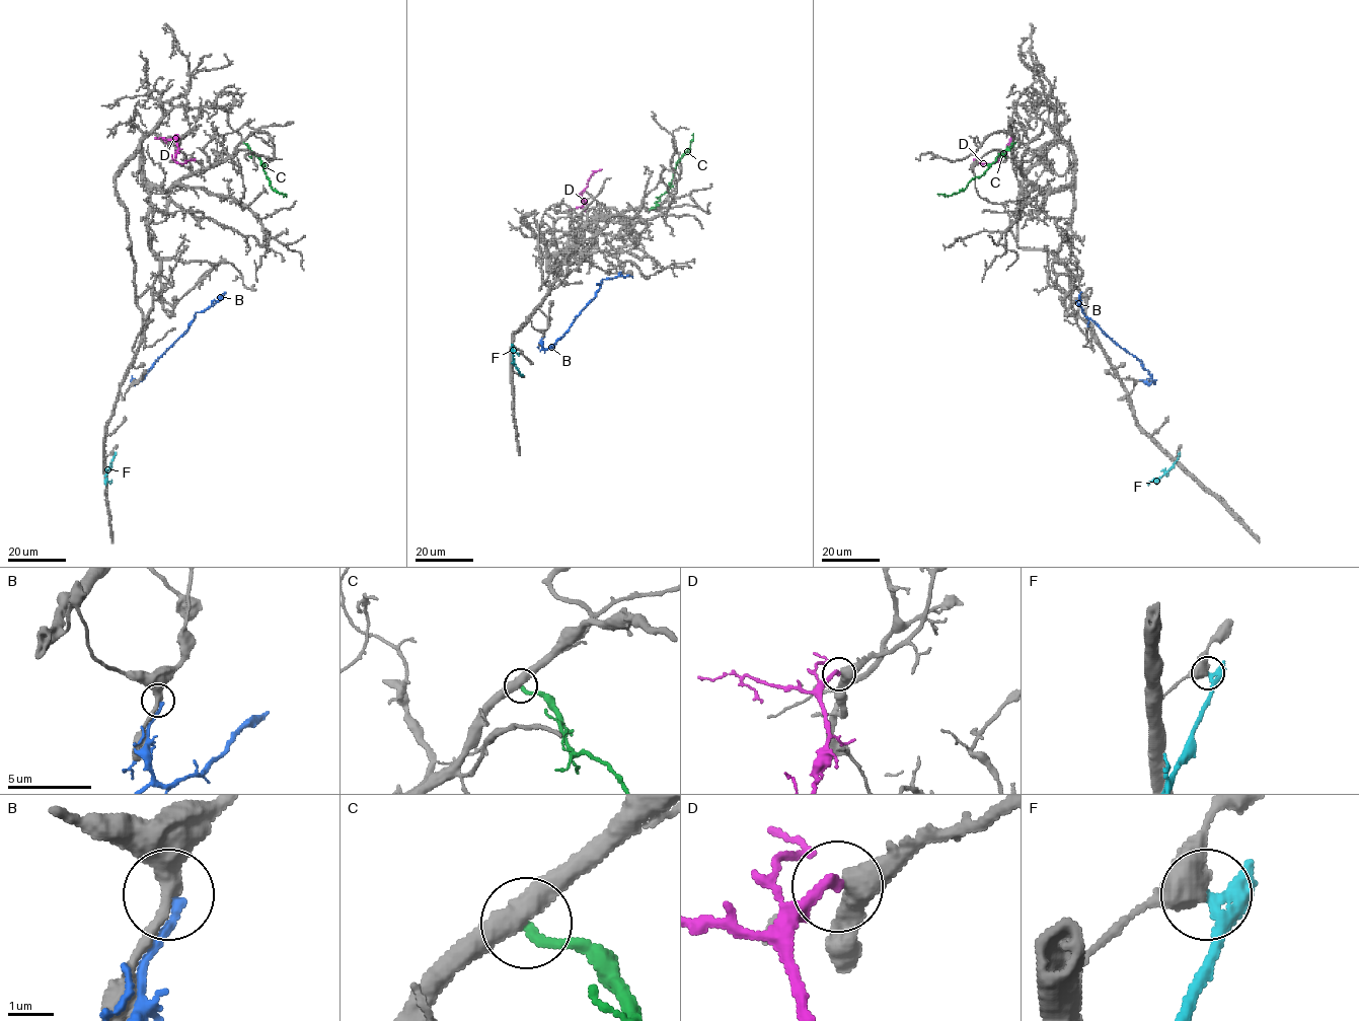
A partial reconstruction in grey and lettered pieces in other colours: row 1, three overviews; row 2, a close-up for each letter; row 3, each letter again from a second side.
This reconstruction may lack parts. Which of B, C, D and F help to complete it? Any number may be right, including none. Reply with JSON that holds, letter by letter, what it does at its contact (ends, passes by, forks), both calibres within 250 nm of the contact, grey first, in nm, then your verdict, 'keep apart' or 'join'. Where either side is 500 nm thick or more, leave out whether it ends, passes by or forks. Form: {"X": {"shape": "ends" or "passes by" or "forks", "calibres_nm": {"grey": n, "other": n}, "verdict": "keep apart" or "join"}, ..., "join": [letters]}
{"B": {"shape": "ends", "calibres_nm": {"grey": 360, "other": 190}, "verdict": "keep apart"}, "C": {"shape": "ends", "calibres_nm": {"grey": 440, "other": 280}, "verdict": "keep apart"}, "D": {"shape": "ends", "calibres_nm": {"grey": 420, "other": 280}, "verdict": "join"}, "F": {"calibres_nm": {"grey": 550, "other": 320}, "verdict": "keep apart"}, "join": ["D"]}

